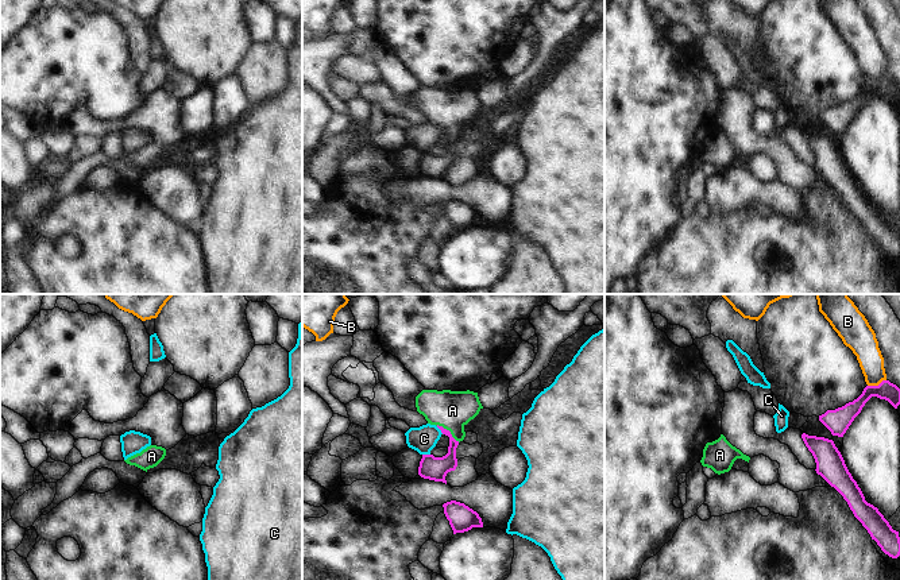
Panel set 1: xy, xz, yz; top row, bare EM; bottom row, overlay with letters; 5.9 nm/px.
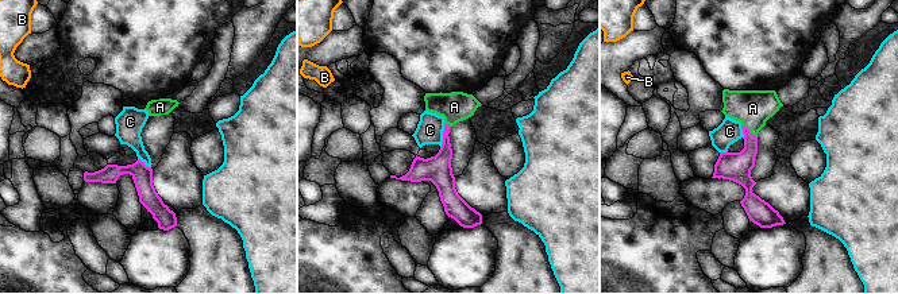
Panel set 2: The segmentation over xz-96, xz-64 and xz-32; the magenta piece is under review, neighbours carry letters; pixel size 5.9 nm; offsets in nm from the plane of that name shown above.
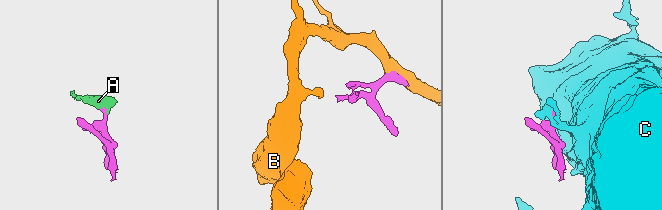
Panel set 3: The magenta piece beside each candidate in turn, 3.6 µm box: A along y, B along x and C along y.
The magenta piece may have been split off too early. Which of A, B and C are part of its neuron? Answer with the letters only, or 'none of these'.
A

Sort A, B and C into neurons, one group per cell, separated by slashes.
A / B / C

